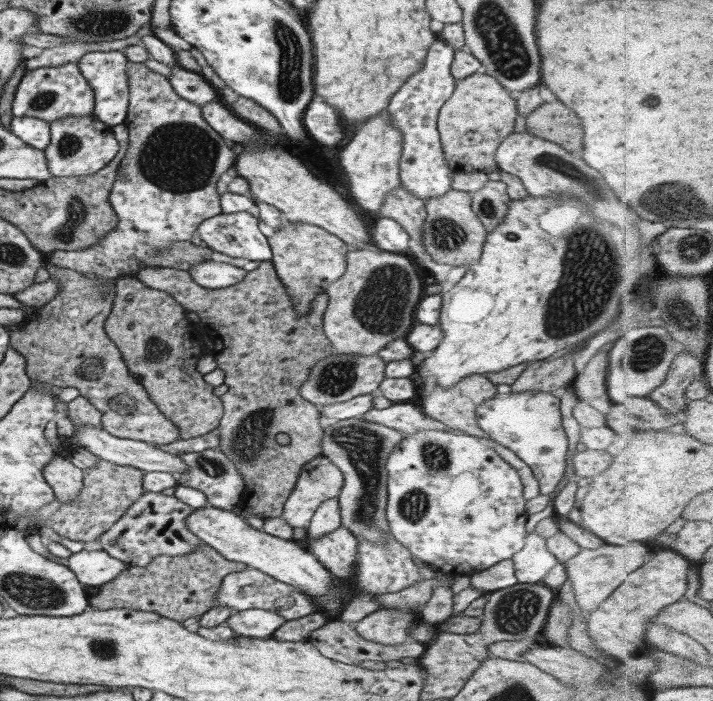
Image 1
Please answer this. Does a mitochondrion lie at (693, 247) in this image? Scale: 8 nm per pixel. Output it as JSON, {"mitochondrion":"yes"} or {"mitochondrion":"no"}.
{"mitochondrion":"yes"}

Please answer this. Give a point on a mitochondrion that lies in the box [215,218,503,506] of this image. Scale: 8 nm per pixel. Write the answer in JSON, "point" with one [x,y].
{"point":[380,305]}

